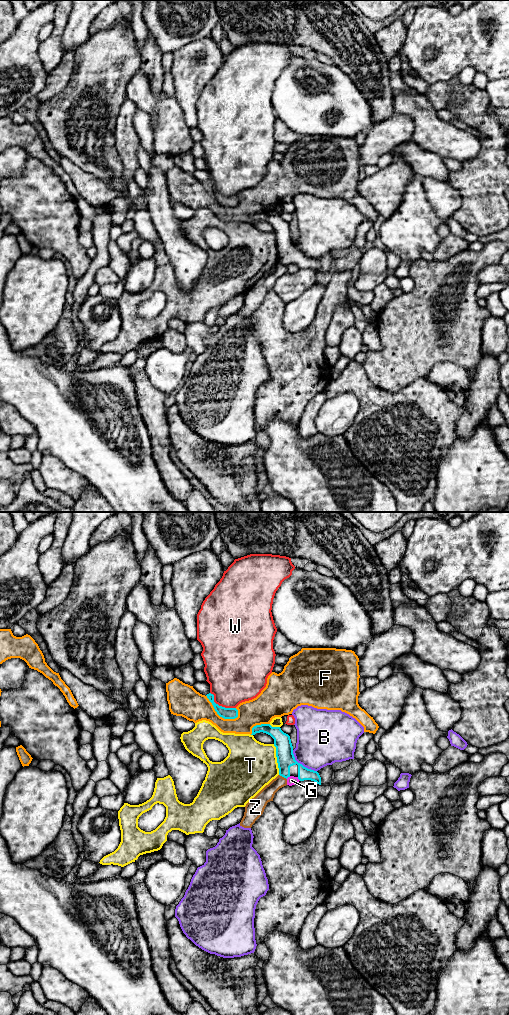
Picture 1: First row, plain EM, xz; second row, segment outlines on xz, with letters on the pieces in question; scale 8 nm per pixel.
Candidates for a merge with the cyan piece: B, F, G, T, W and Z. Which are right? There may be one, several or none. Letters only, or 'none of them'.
none of them

